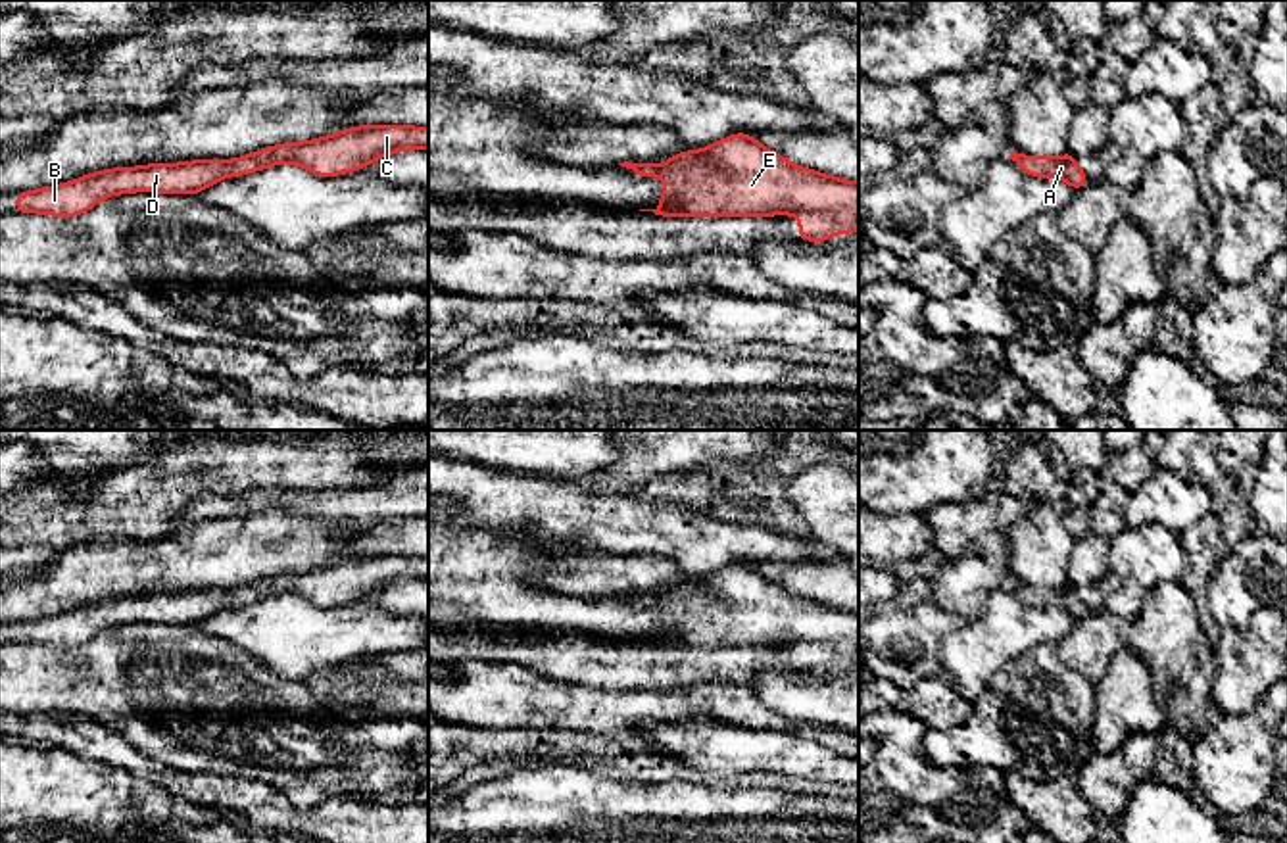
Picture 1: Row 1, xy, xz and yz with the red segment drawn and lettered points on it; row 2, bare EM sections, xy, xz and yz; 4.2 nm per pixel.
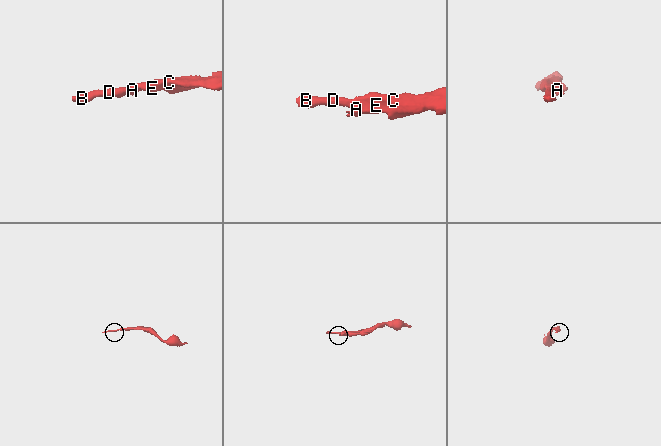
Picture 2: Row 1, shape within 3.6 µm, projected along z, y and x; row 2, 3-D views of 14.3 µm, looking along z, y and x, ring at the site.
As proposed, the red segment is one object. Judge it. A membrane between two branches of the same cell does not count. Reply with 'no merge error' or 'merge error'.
no merge error

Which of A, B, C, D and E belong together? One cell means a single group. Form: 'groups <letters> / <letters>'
groups A B C D E

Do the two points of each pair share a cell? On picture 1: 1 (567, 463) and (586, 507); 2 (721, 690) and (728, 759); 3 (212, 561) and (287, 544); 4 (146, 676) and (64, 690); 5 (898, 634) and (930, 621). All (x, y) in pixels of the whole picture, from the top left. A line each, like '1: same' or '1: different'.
1: different
2: different
3: same
4: same
5: same

